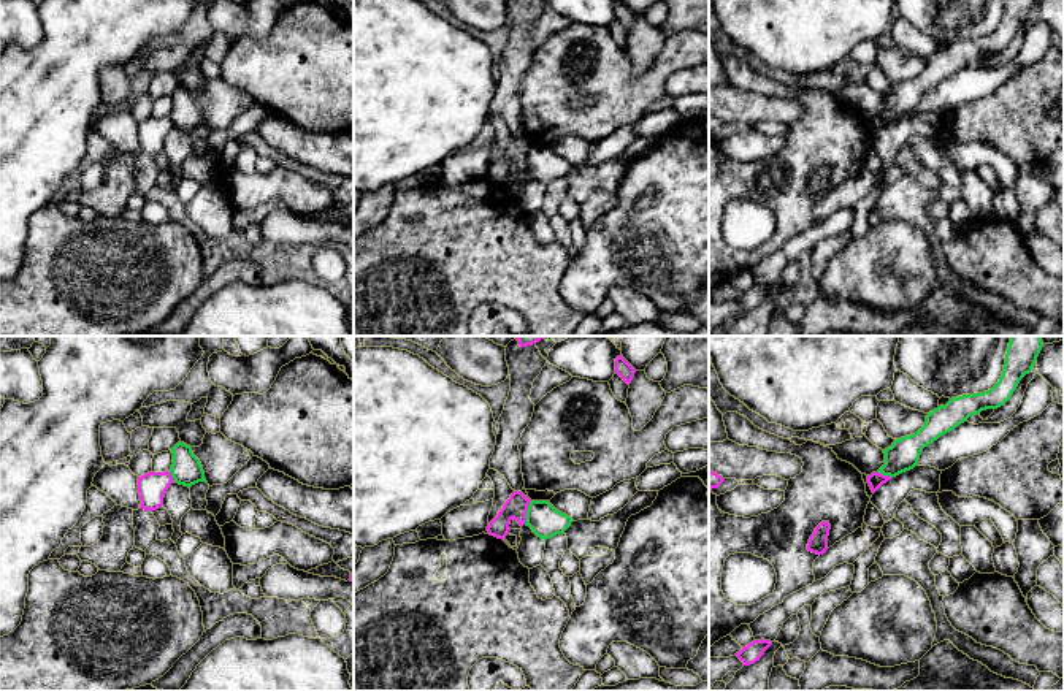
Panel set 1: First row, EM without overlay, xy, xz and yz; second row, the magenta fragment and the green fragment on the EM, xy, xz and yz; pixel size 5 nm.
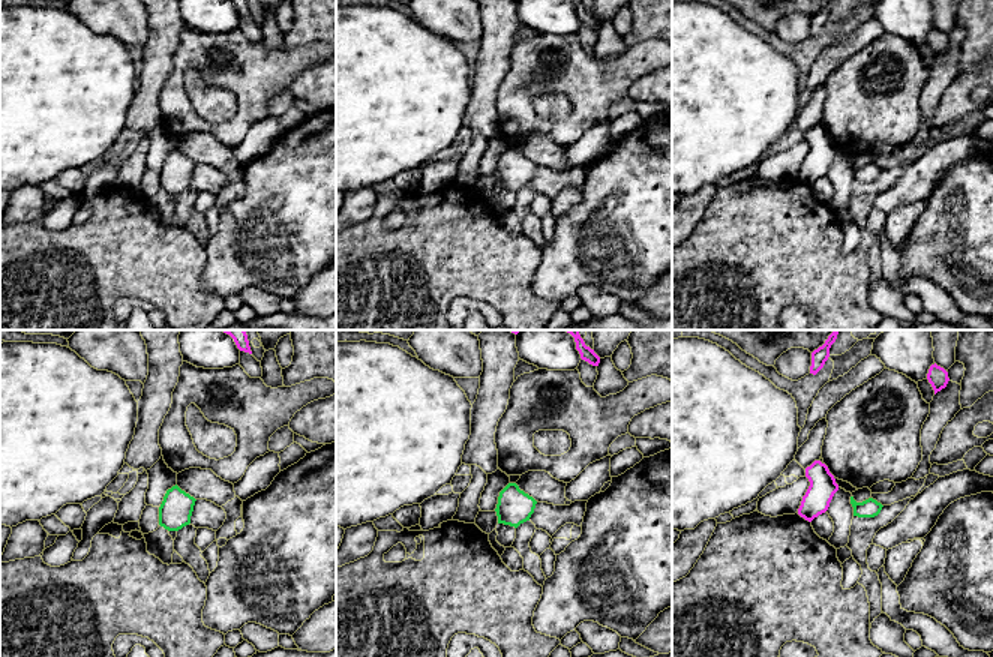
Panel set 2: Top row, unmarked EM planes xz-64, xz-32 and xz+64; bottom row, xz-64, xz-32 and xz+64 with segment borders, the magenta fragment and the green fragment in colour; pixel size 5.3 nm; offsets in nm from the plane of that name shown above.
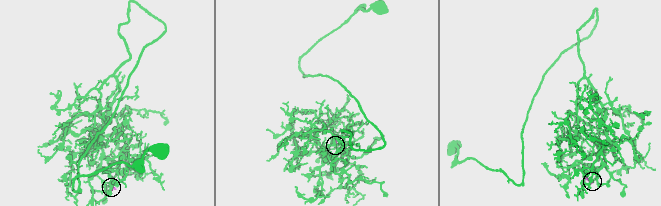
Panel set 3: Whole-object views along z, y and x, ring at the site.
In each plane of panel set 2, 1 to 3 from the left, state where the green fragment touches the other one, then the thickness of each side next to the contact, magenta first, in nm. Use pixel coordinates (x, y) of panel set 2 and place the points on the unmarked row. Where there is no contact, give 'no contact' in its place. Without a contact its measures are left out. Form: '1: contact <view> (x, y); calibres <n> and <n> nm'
1: no contact
2: no contact
3: no contact

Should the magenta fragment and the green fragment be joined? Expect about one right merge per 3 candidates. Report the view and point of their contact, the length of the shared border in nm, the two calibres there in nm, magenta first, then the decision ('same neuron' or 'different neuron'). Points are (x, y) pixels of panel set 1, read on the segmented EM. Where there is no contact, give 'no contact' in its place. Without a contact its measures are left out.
xz (525, 512) | 130 nm | 120/160 nm | different neuron

